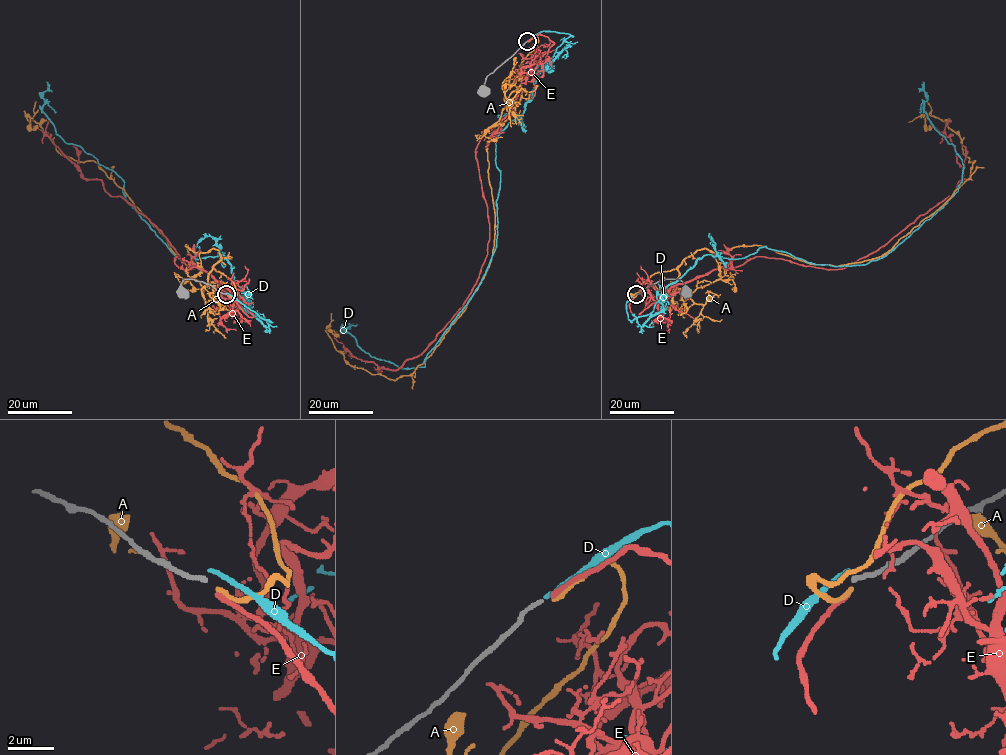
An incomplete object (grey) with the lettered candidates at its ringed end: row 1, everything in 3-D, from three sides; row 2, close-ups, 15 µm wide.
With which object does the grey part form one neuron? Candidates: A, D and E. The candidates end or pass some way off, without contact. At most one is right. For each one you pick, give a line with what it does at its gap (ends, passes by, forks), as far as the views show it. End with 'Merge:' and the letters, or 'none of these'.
Merge: none of these

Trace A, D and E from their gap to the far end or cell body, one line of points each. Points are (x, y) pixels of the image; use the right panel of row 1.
A: (636, 295), (698, 250), (763, 246), (842, 266), (883, 255), (974, 161), (943, 121), (925, 121), (926, 101)
D: (635, 293), (630, 320), (707, 254), (766, 246), (842, 266), (891, 252), (962, 181), (923, 81)
E: (636, 295), (635, 316), (674, 285), (758, 256), (836, 270), (867, 257), (965, 179), (952, 142), (932, 126)

